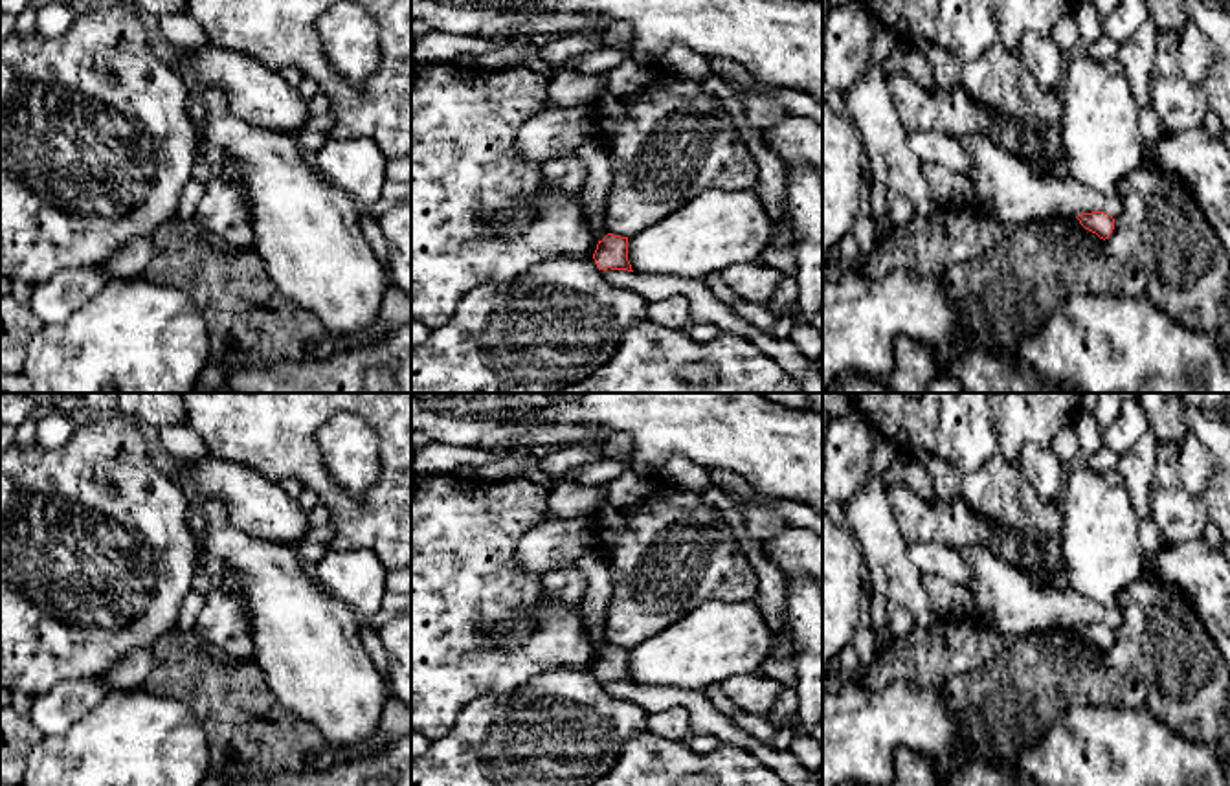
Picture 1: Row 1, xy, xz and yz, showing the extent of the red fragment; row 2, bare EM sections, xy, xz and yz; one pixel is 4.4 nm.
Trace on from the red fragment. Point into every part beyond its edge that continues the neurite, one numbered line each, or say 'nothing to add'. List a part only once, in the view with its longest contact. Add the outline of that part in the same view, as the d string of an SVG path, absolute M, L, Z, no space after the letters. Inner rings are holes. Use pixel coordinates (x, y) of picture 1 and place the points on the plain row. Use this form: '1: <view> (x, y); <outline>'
nothing to add

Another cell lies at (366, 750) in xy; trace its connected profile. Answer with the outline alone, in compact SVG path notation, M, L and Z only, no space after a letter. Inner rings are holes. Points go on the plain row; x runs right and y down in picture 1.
M378 740L356 744L345 749L336 749L336 760L367 758L367 757L373 757L378 749L380 749Z

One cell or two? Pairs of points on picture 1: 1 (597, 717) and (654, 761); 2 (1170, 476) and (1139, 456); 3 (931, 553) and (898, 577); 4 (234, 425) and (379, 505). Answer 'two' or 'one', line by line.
1: two
2: two
3: two
4: one

